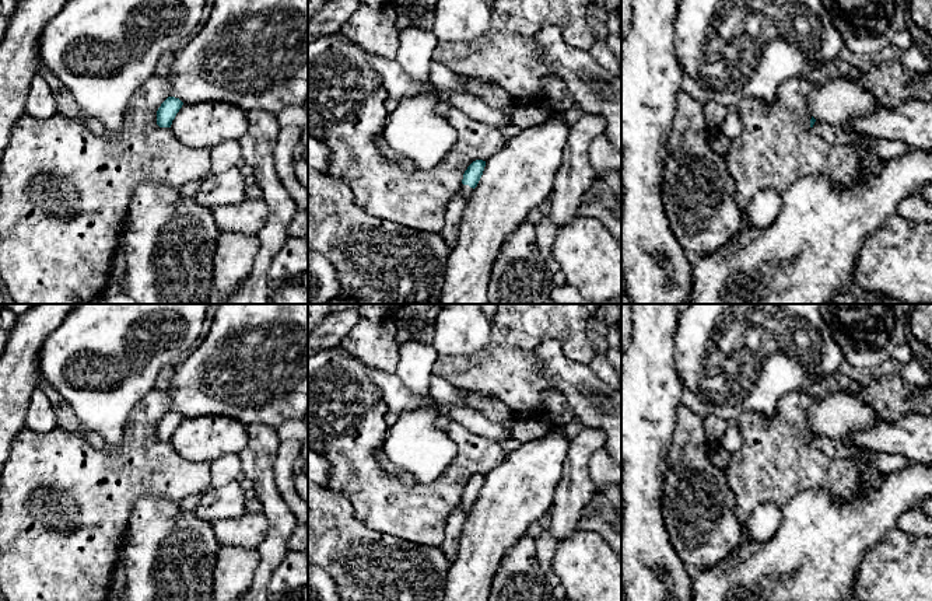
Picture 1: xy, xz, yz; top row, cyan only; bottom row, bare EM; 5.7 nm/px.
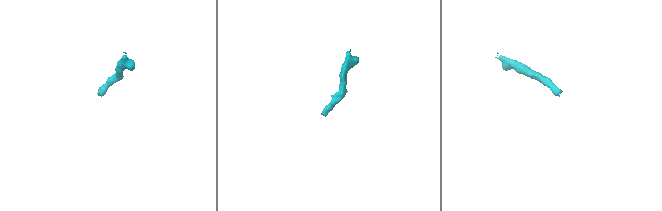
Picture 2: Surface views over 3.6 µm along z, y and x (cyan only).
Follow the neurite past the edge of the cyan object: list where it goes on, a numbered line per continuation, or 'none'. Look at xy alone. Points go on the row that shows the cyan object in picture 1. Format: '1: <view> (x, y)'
none

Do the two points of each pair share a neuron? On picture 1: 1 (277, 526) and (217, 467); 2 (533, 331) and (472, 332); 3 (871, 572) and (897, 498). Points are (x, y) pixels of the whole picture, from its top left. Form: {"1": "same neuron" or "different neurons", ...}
{"1": "different neurons", "2": "different neurons", "3": "different neurons"}

